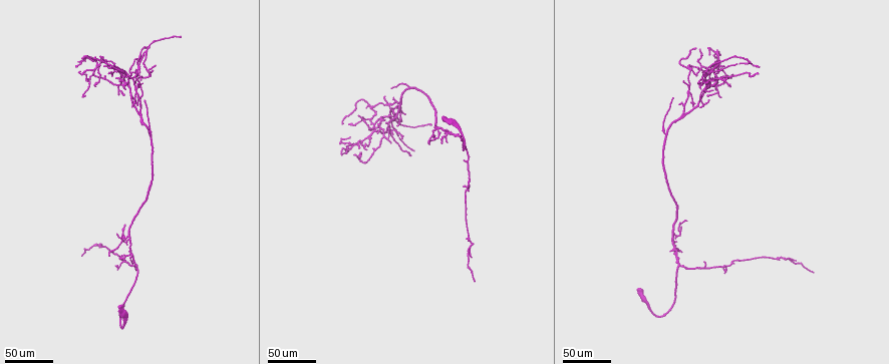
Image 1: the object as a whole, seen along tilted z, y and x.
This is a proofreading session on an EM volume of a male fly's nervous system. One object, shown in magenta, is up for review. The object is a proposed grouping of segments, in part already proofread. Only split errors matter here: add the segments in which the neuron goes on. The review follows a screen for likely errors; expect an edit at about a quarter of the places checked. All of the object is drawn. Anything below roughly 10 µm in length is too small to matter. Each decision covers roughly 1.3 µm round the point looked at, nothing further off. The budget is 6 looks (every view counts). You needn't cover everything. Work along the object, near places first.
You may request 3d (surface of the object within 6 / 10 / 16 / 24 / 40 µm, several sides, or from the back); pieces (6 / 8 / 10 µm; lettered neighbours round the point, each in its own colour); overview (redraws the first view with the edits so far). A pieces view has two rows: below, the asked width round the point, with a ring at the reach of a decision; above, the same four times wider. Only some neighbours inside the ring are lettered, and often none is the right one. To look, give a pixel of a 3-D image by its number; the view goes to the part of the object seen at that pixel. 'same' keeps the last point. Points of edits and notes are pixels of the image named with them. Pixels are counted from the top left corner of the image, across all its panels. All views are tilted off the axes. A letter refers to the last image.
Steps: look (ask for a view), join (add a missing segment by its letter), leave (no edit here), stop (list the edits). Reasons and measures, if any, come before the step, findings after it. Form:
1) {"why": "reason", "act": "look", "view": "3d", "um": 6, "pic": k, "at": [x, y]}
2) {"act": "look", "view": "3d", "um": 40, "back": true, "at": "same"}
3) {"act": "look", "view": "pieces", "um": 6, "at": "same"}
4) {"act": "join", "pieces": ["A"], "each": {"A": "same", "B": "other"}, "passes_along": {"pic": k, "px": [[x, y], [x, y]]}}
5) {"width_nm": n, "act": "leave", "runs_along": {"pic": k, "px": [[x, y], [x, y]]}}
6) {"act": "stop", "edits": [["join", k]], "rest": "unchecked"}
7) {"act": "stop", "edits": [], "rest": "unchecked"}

{"why": "branch stops here", "act": "look", "view": "3d", "um": 24, "pic": 1, "at": [118, 233]}

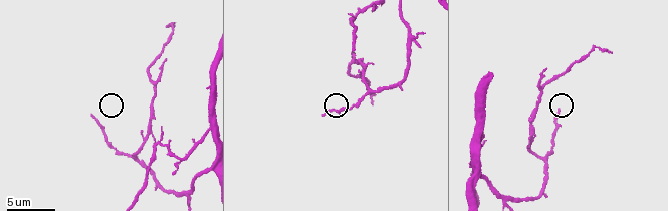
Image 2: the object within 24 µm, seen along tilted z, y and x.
{"act": "look", "view": "pieces", "um": 10, "pic": 2, "at": [325, 116]}

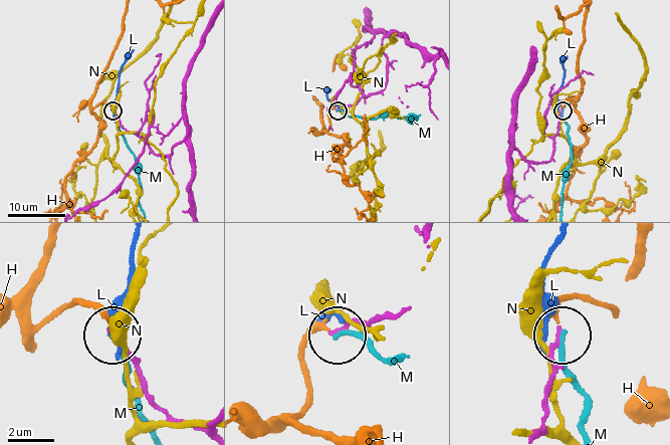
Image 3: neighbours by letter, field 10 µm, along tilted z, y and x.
{"act": "leave", "each": {"H": "other", "L": "other", "M": "other", "N": "other"}, "found": "none of them fits"}

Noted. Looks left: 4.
{"why": "tapers out", "act": "look", "view": "3d", "um": 24, "pic": 1, "at": [466, 237]}

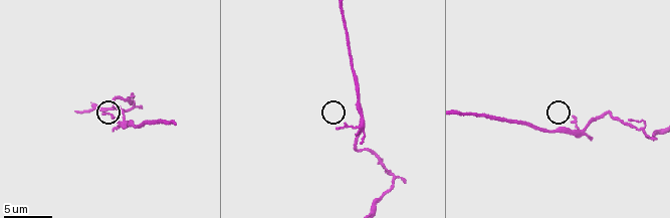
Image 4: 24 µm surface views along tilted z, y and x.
{"act": "look", "view": "pieces", "um": 10, "pic": 4, "at": [339, 127]}

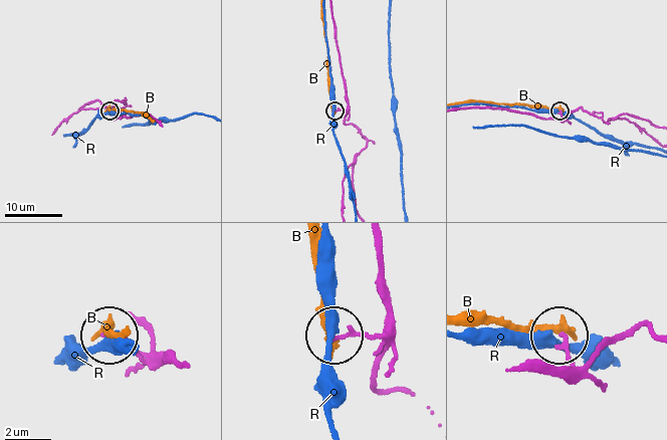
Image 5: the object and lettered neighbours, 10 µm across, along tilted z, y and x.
{"act": "leave", "each": {"B": "other", "R": "other"}, "runs_along": {"pic": 5, "px": [[493, 108], [546, 119], [562, 118], [560, 111]]}, "found": "none of them fits"}

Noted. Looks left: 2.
{"why": "tapers out", "act": "look", "view": "3d", "um": 24, "pic": 1, "at": [385, 97]}

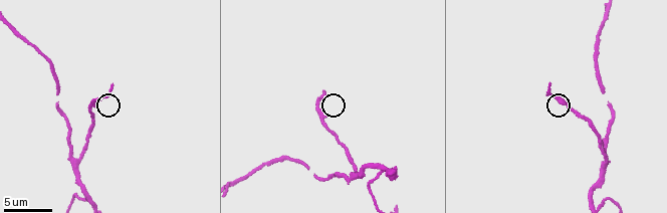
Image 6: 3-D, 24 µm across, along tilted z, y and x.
{"act": "look", "view": "pieces", "um": 6, "pic": 6, "at": [113, 87]}

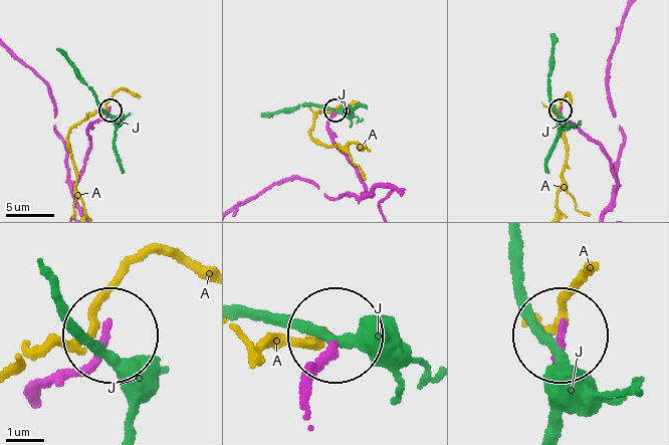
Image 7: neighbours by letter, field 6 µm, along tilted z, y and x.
{"act": "leave", "each": {"A": "other", "J": "other"}, "runs_along": {"pic": 7, "px": [[608, 206], [615, 184], [610, 159], [562, 112]]}, "found": "no lettered segment goes on from it"}

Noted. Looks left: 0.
{"act": "stop", "edits": [], "rest": "unchecked"}

